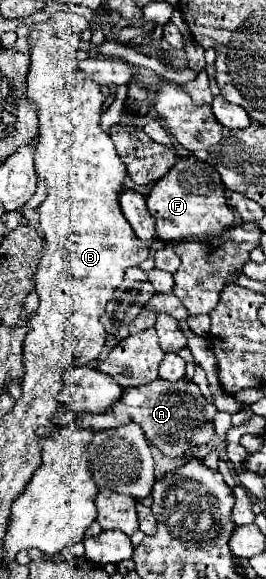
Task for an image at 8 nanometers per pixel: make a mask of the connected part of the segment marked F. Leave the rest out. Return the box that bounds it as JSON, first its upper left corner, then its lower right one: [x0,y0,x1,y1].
[146,156,234,244]

